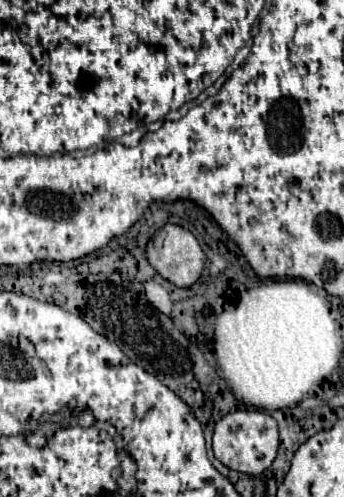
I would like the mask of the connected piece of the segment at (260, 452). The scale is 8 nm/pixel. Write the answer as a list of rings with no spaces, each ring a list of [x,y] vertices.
[[[240,409],[224,415],[214,425],[214,457],[222,461],[228,469],[246,475],[260,475],[276,459],[278,451],[278,425],[274,417],[258,409]]]

